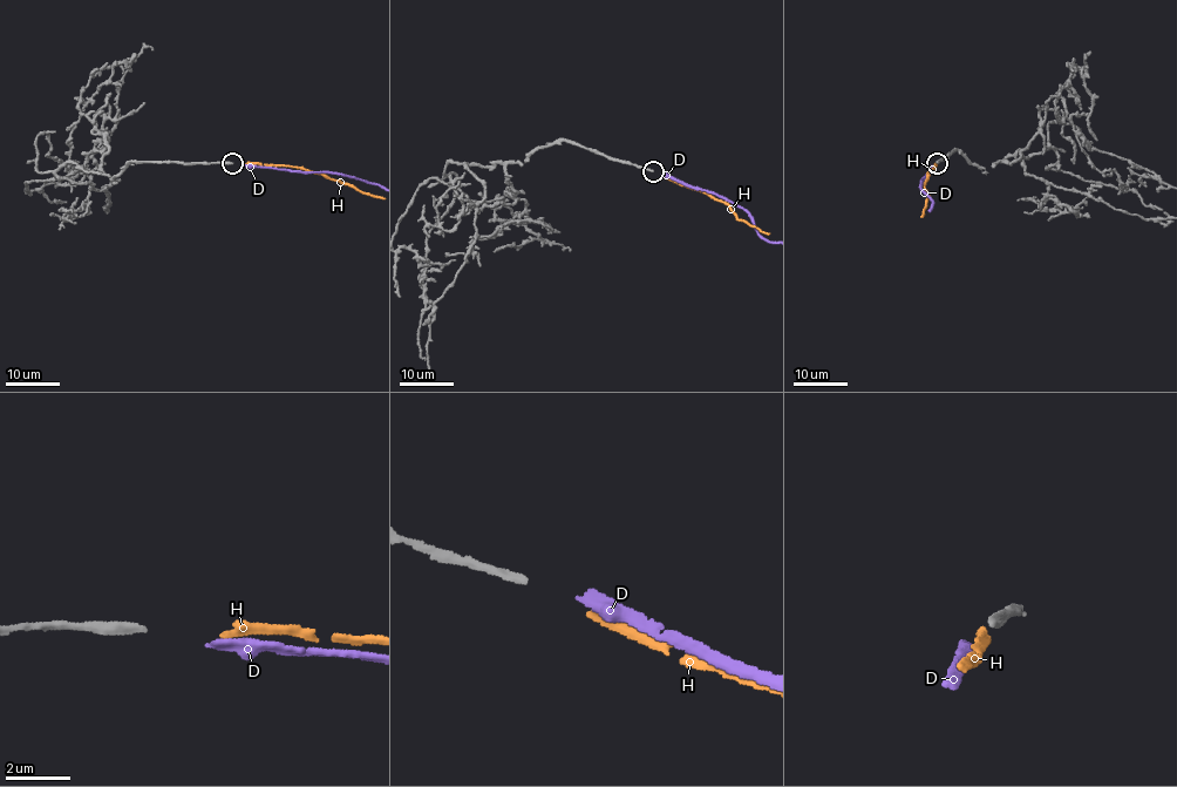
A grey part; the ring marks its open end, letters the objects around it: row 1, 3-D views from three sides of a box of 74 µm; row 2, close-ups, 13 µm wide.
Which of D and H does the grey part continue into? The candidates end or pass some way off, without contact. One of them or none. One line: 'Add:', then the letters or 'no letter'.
Add: H

